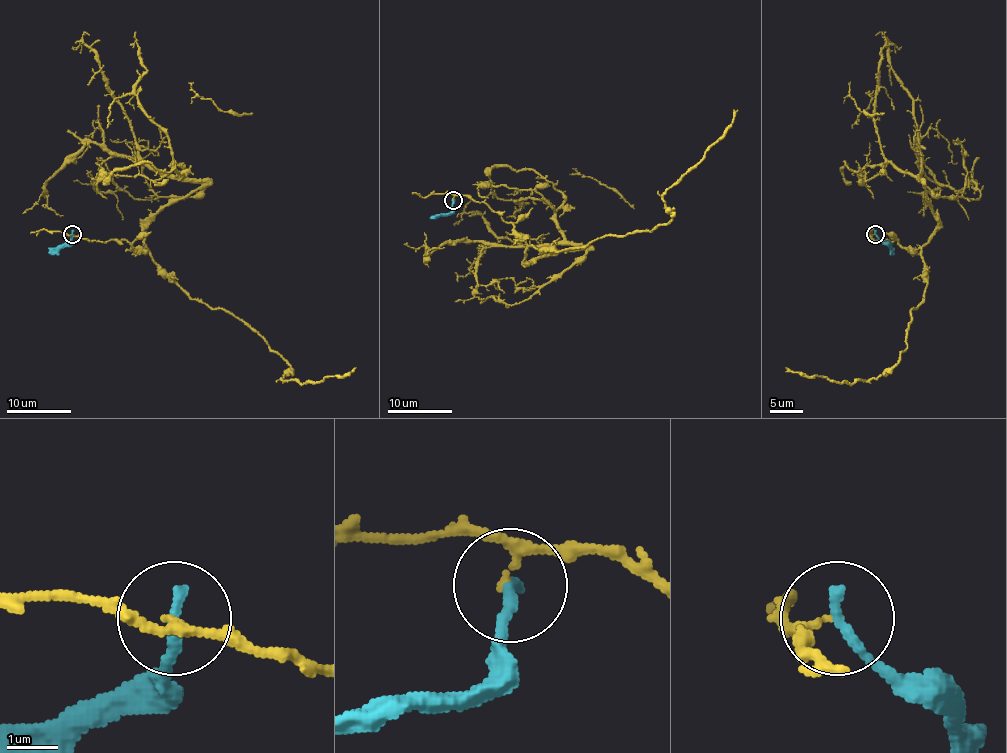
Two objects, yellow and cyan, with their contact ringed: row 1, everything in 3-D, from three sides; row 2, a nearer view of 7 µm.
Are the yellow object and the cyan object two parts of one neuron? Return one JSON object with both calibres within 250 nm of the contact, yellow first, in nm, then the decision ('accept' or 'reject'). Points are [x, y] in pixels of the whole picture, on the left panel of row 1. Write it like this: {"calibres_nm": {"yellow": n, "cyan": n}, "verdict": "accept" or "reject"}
{"calibres_nm": {"yellow": 140, "cyan": 240}, "verdict": "reject"}

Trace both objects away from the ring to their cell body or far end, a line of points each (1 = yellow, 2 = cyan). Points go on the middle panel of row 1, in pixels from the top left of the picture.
1: (453, 199), (485, 202), (526, 240), (529, 262), (582, 248), (443, 241), (427, 262), (429, 248), (445, 248)
2: (453, 199), (450, 212), (437, 214), (430, 219)

